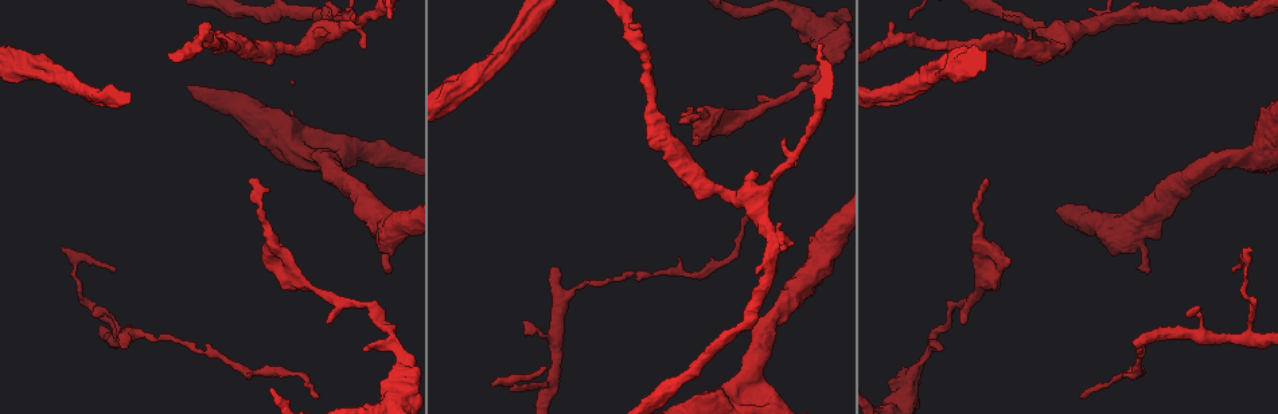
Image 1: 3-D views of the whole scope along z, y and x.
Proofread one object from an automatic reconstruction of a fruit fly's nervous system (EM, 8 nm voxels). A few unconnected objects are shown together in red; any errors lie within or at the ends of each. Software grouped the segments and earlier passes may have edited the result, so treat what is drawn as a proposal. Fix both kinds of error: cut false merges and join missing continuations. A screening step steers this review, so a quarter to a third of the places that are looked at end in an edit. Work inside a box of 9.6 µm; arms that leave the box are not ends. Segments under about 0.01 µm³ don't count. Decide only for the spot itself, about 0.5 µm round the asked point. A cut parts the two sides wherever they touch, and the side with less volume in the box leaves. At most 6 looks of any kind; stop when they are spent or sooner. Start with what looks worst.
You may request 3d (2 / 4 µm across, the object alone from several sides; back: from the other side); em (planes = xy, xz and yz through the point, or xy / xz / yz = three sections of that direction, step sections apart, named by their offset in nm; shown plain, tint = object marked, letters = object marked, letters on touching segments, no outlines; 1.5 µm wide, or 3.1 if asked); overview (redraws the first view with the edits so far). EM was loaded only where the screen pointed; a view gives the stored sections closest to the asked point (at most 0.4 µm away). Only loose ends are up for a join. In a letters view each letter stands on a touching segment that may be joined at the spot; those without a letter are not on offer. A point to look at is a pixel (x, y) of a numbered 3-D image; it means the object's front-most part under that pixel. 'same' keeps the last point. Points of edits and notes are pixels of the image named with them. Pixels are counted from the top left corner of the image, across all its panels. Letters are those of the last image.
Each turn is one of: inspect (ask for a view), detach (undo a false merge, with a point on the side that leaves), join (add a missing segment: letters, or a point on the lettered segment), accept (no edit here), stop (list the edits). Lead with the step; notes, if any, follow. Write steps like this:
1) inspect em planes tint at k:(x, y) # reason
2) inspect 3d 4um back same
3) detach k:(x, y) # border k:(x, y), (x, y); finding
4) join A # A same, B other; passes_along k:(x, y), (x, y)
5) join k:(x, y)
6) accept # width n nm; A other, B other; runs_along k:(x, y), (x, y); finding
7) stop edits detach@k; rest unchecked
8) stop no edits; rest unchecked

inspect em planes plain at 1:(556, 272) # free end

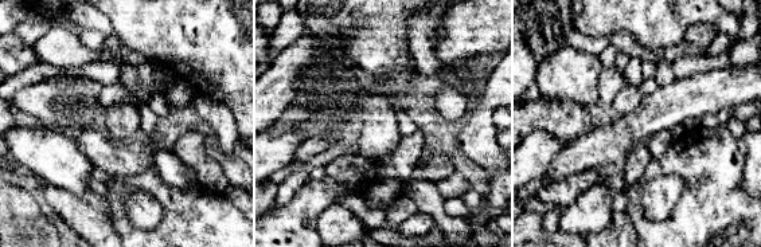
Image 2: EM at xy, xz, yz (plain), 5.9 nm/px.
inspect em planes letters same # what lies round it

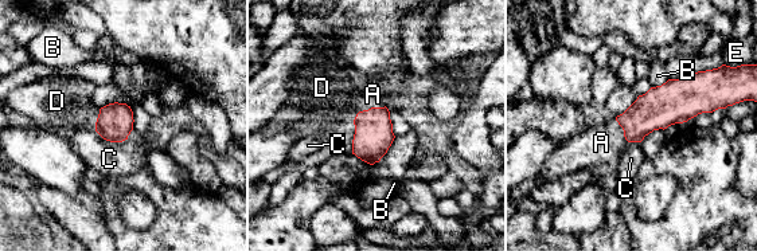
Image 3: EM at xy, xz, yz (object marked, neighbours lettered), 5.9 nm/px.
join A # A same, B other, C other, D other, E other; passes_along 3:(373, 137), (371, 108), (373, 94); the neuron continues

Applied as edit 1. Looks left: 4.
inspect overview

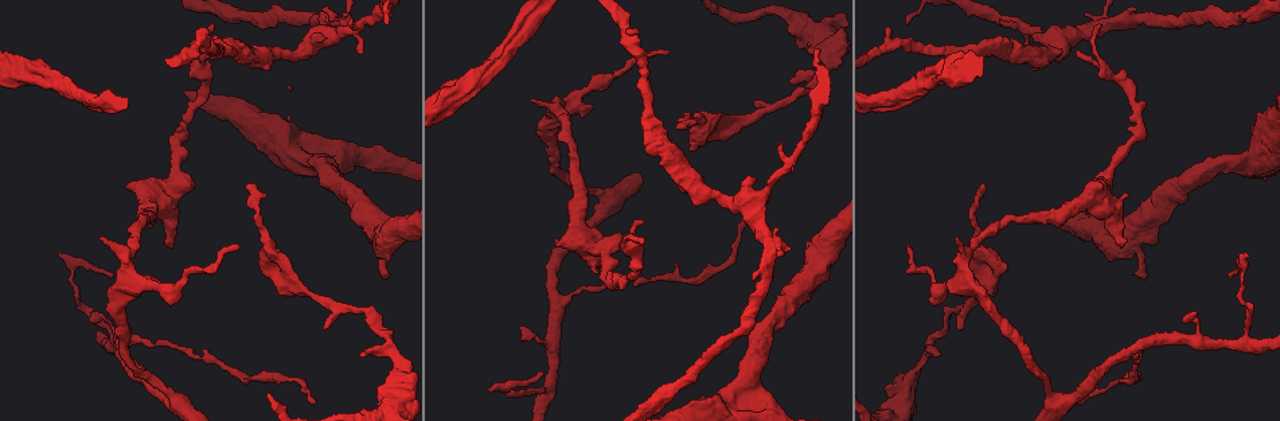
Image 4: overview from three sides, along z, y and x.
inspect 3d 4um at 4:(389, 275) # an open end

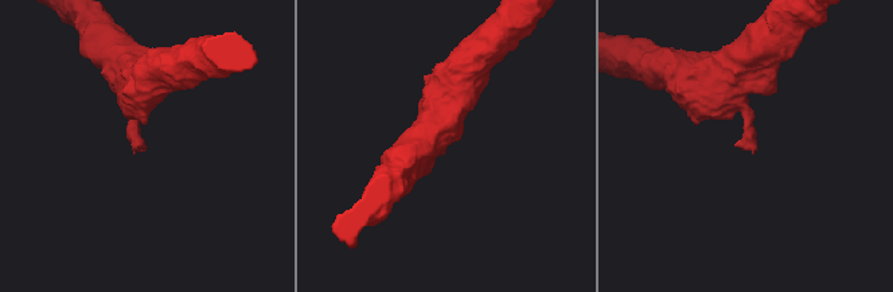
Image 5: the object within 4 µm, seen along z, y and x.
inspect em xz step 8 tint at 5:(756, 150) # shape alone is not enough

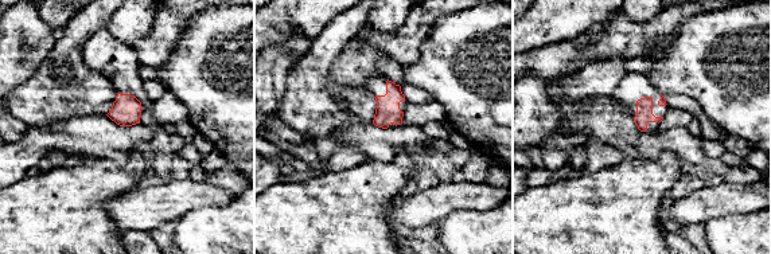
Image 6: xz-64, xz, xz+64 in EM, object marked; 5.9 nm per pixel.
inspect em yz step 8 letters same

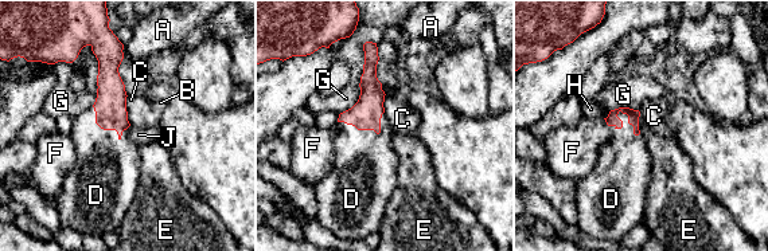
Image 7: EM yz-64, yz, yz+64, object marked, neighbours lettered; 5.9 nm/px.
join D # longest_contact G 220 nm; A other, B other, C other, D same, E other, F other, G other, H other, J other; passes_along 7:(612, 120), (630, 124), (624, 164); it goes on there

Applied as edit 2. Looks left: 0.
stop edits join@3, join@7; rest unchecked

